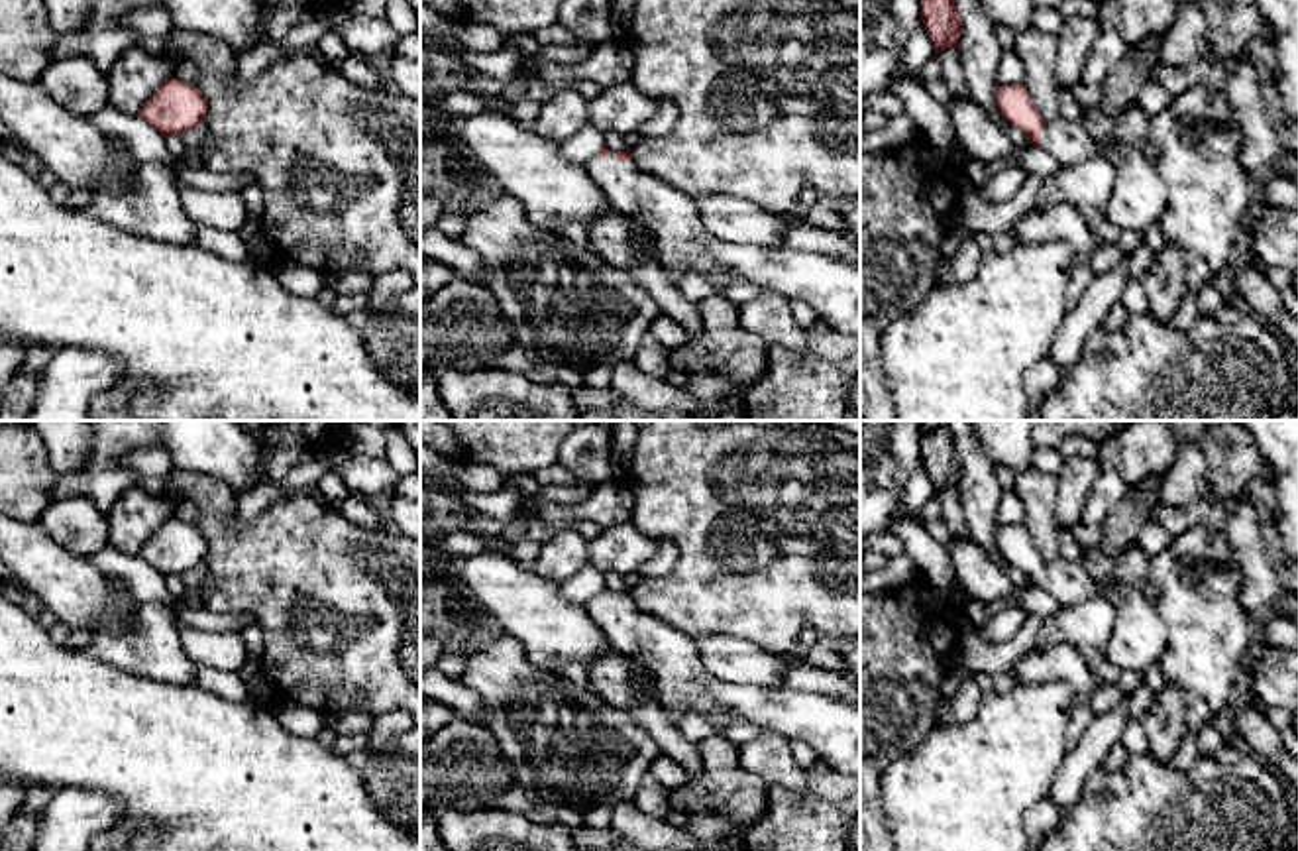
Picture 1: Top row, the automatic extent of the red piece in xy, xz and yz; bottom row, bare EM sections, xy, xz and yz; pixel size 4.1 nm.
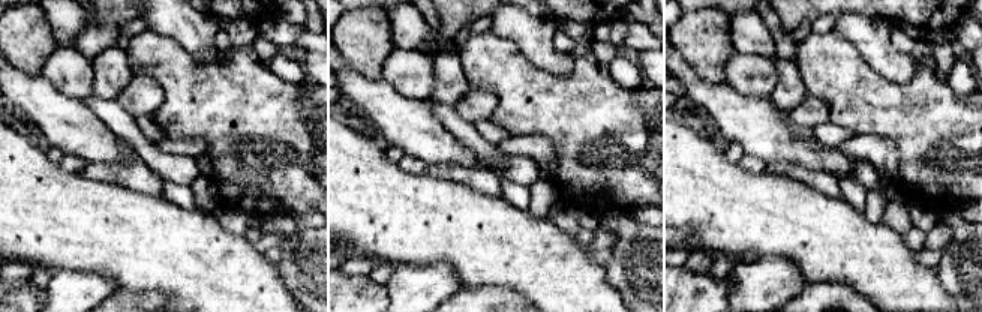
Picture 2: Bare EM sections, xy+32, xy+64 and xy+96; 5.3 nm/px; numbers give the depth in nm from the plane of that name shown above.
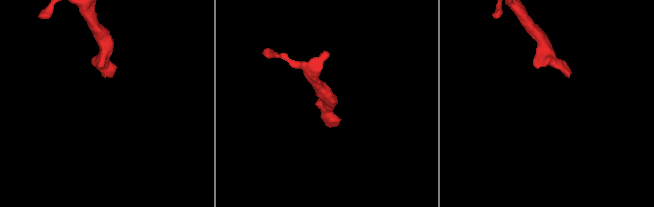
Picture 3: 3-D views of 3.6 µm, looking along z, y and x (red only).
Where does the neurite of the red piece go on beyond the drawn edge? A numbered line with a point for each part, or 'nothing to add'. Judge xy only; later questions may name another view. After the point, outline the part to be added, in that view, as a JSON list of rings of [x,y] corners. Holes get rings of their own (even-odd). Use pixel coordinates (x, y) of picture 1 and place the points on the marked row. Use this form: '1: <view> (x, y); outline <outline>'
nothing to add

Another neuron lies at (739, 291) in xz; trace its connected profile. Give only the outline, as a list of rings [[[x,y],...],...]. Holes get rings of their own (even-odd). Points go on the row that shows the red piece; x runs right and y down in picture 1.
[[[734,281],[730,285],[727,285],[721,293],[734,303],[736,307],[744,305],[746,301],[758,297],[762,291],[762,287],[748,283],[748,281]]]

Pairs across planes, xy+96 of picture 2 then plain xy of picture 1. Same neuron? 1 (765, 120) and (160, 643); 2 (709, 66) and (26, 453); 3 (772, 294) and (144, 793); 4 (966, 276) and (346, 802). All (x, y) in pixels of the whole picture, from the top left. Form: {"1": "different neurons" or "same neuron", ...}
{"1": "different neurons", "2": "same neuron", "3": "different neurons", "4": "different neurons"}

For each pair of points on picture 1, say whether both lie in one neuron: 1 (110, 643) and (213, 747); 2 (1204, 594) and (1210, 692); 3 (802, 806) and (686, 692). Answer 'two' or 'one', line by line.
1: two
2: one
3: two

